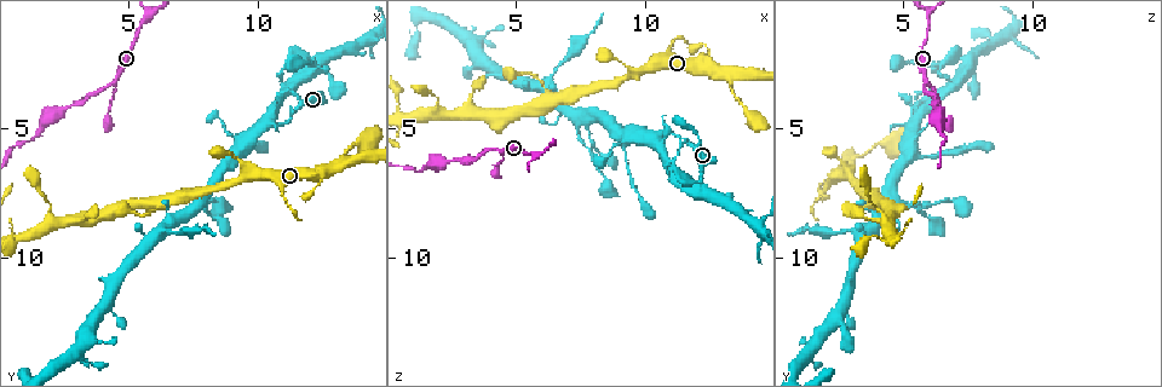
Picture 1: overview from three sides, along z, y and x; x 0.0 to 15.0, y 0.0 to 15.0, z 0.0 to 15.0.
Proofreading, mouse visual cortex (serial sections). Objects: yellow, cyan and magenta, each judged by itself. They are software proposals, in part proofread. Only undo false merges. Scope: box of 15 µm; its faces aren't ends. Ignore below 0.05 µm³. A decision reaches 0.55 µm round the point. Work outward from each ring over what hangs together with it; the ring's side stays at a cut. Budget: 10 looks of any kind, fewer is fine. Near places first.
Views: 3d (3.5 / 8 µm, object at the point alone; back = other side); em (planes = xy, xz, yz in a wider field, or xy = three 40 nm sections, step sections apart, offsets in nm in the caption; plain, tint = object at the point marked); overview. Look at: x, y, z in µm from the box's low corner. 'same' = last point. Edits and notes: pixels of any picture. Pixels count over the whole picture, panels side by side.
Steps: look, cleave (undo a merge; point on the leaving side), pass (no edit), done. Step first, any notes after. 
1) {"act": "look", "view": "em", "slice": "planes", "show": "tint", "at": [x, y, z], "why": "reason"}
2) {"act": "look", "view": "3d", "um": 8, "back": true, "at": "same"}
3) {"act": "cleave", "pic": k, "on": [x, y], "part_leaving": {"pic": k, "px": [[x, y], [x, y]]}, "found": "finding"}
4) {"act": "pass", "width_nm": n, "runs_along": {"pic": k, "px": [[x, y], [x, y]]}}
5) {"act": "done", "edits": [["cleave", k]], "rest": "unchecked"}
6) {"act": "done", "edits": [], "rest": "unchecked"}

{"act": "look", "view": "3d", "um": 3.5, "at": [11.1, 3.5, 6.3], "why": "branch point"}

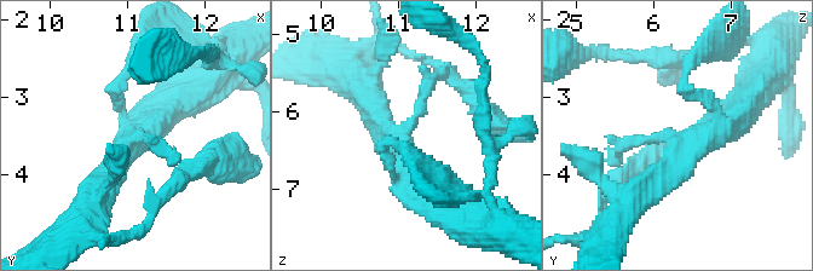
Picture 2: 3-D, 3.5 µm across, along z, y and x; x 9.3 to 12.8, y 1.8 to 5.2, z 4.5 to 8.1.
{"act": "look", "view": "em", "slice": "xy", "step": 5, "show": "tint", "at": [11.05, 3.50, 6.25], "why": "need the tissue"}

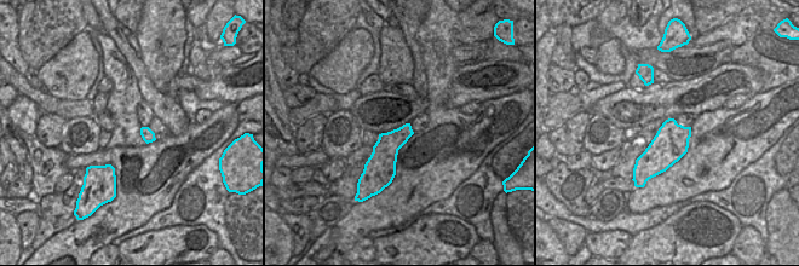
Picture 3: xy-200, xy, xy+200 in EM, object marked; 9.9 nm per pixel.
{"act": "look", "view": "em", "slice": "planes", "show": "tint", "at": "same", "why": "cut it another way"}

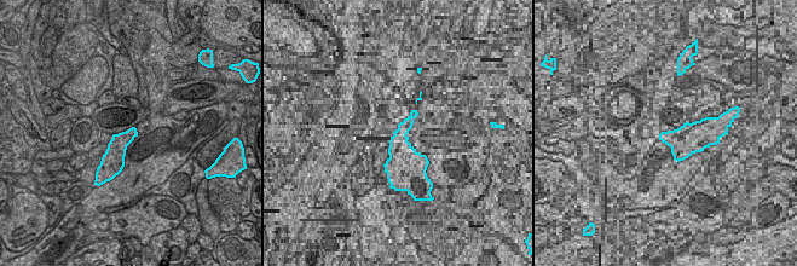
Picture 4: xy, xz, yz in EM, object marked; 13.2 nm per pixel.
{"act": "pass", "arms": 3, "arm_widths_nm": [200, 350, 400], "runs_along": {"pic": 2, "px": [[615, 160], [628, 140], [698, 140], [736, 115]]}, "found": "one cell here"}

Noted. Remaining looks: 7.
{"act": "look", "view": "3d", "um": 3.5, "at": [12.0, 2.2, 7.1], "why": "arms part here"}

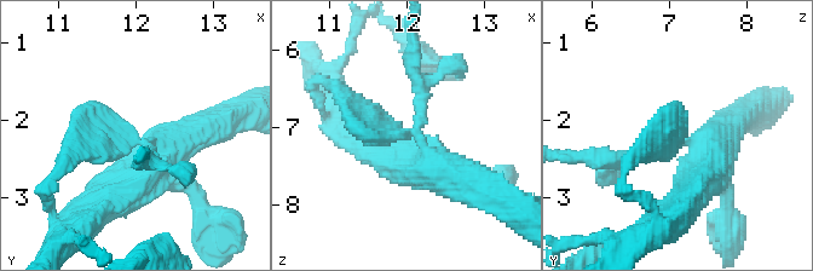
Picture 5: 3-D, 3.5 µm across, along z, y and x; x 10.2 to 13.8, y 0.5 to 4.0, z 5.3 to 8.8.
{"act": "pass", "runs_along": {"pic": 5, "px": [[702, 182], [711, 156], [692, 142], [603, 156]]}, "found": "all the same cell"}

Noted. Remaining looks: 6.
{"act": "look", "view": "3d", "um": 3.5, "at": [4.4, 3.1, 5.8], "why": "two arms in line, one across"}

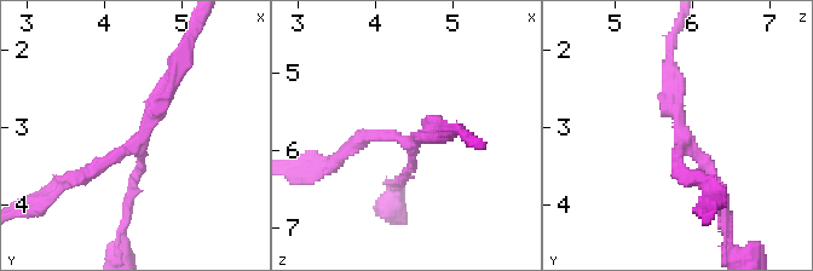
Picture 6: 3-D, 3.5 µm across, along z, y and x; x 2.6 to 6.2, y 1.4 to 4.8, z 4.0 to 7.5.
{"act": "look", "view": "em", "slice": "planes", "show": "tint", "at": [4.40, 3.15, 5.95], "arms": 3, "arm_widths_nm": [150, 200, 200]}

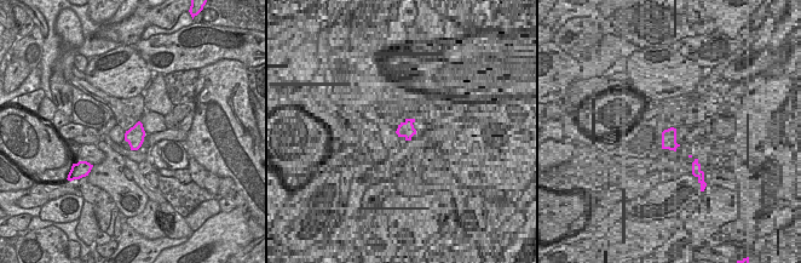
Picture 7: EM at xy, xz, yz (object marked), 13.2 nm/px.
{"act": "pass", "runs_along": {"pic": 6, "px": [[176, 71], [149, 127], [75, 179]]}, "found": "continuous, no second cell"}

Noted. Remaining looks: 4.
{"act": "look", "view": "3d", "um": 3.5, "at": [6.2, 8.0, 3.6], "why": "sudden change in width"}

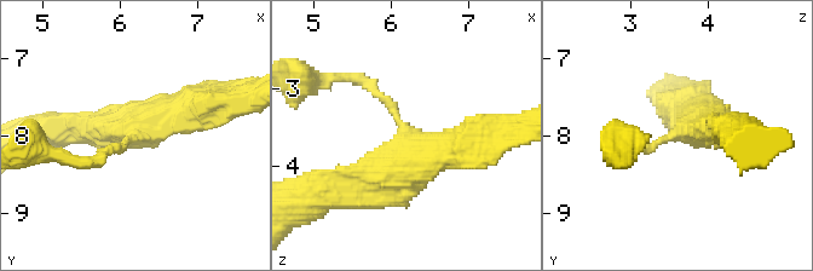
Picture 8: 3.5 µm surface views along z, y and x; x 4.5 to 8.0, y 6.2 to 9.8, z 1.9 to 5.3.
{"act": "look", "view": "em", "slice": "xy", "step": 1, "show": "tint", "at": [6.20, 8.00, 3.60], "why": "need the tissue"}

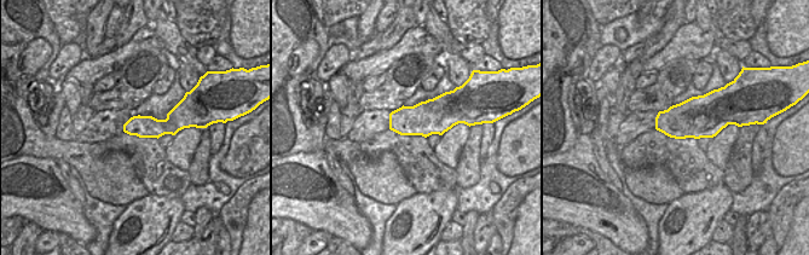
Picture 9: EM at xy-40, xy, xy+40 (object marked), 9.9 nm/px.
{"act": "pass", "runs_along": {"pic": 8, "px": [[478, 137], [333, 192]]}, "found": "one cell here"}

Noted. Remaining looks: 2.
{"act": "done", "edits": [], "rest": "unchecked"}

